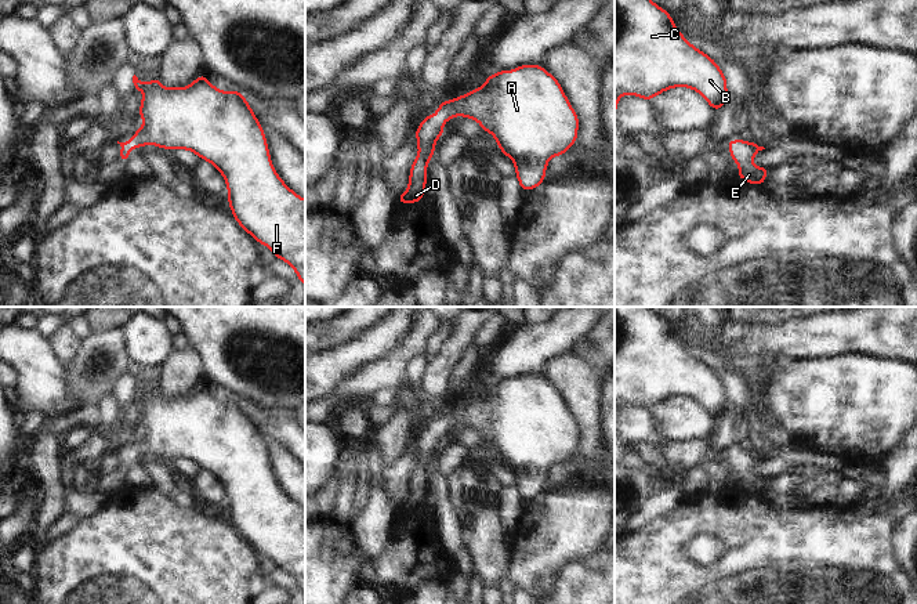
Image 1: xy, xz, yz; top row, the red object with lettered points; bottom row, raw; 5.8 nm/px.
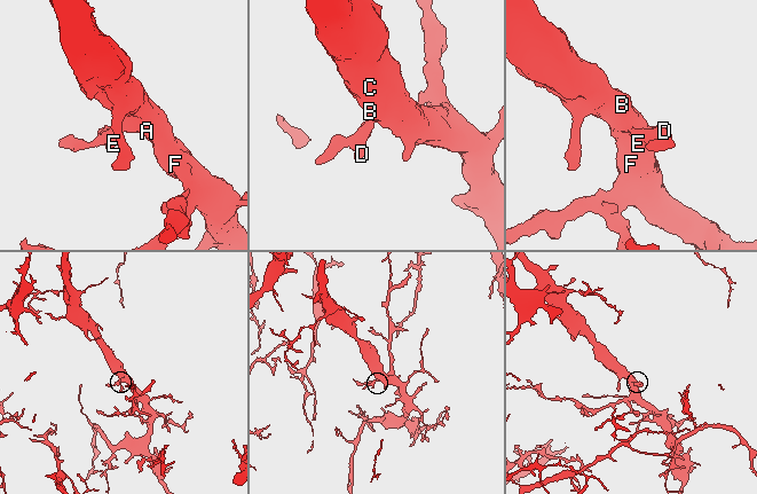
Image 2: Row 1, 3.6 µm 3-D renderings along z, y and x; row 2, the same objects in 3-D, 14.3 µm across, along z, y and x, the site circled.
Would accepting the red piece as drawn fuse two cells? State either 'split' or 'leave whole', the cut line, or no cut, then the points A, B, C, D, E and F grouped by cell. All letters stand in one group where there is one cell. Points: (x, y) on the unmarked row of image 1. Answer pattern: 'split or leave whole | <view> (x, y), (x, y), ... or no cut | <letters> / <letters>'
leave whole | no cut | A B C D E F

